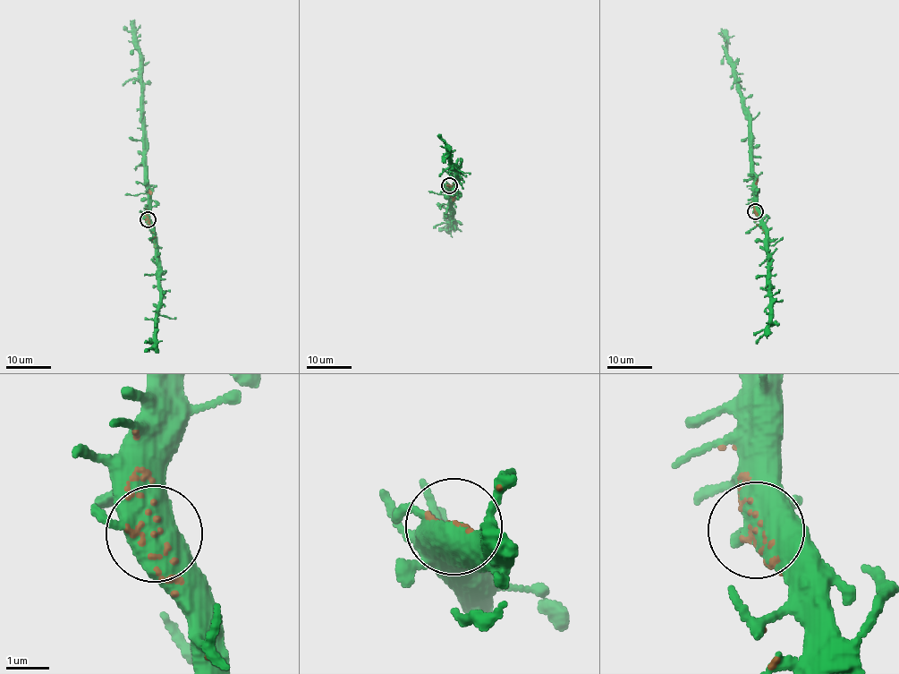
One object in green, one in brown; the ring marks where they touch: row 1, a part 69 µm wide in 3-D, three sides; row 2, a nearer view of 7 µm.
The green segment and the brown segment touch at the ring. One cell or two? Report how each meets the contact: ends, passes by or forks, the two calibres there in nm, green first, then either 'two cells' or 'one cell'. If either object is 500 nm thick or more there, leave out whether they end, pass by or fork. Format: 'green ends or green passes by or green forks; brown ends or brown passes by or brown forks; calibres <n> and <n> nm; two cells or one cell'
calibres 500 and 50 nm; one cell

